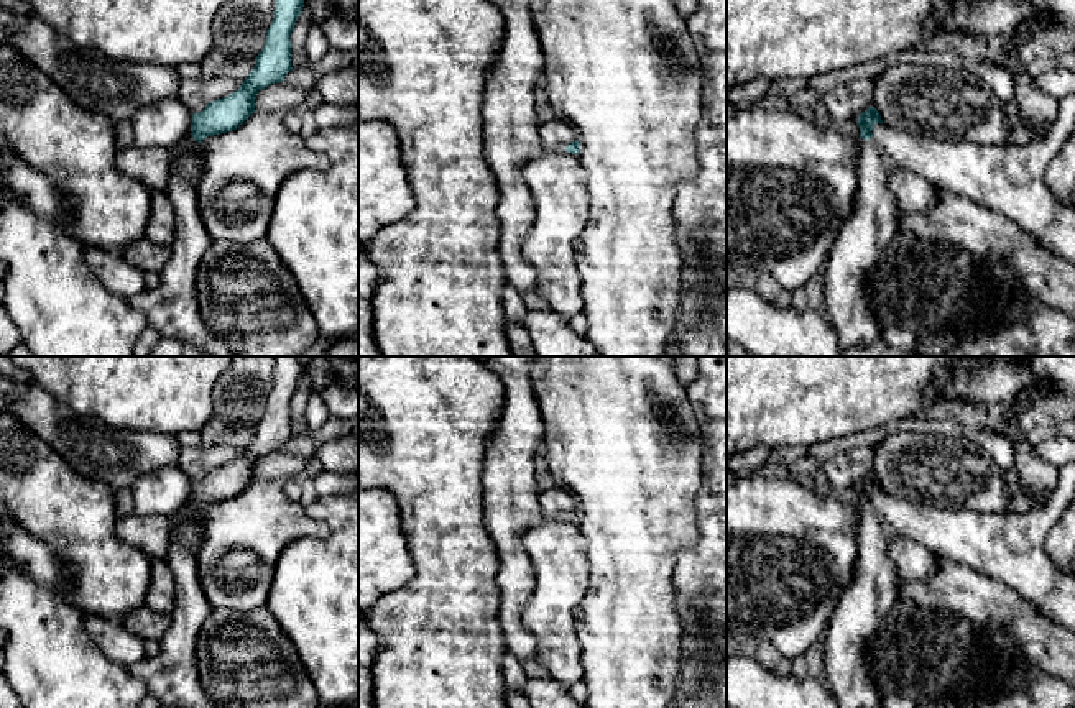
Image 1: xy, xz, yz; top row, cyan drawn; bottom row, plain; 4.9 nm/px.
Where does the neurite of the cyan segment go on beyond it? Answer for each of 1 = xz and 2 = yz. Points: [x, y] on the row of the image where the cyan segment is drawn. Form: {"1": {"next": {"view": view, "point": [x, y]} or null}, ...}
{"1": {"next": {"view": "xz", "point": [556, 133]}}, "2": {"next": {"view": "yz", "point": [865, 235]}}}

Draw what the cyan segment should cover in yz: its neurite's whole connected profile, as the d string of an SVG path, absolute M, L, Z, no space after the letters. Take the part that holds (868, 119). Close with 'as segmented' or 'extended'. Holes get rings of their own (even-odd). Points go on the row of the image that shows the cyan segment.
M870 107L858 117L858 191L850 217L828 255L824 296L840 347L866 347L879 338L879 322L871 306L871 278L888 245L897 232L896 197L888 187L888 174L894 163L881 151L873 138L873 126L883 123L879 112Z; extended

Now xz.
M561 118L549 120L539 125L539 136L546 151L567 151L577 154L580 145L575 128Z; extended

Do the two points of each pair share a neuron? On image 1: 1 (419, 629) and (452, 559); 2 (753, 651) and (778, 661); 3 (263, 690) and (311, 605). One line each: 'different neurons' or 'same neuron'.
1: same neuron
2: same neuron
3: different neurons

